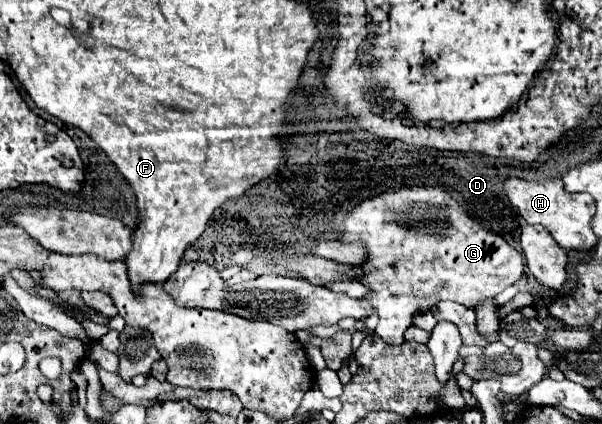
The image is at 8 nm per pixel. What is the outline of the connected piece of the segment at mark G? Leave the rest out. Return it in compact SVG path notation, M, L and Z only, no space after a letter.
M404 187L402 191L390 191L356 203L346 213L346 233L340 241L362 241L370 249L370 261L362 265L366 271L362 283L374 291L366 299L378 309L382 319L376 327L376 335L390 345L404 343L404 331L412 325L416 313L432 309L440 301L454 301L474 309L482 301L492 299L506 287L514 285L524 273L522 255L500 235L482 229L482 225L470 219L440 187Z

